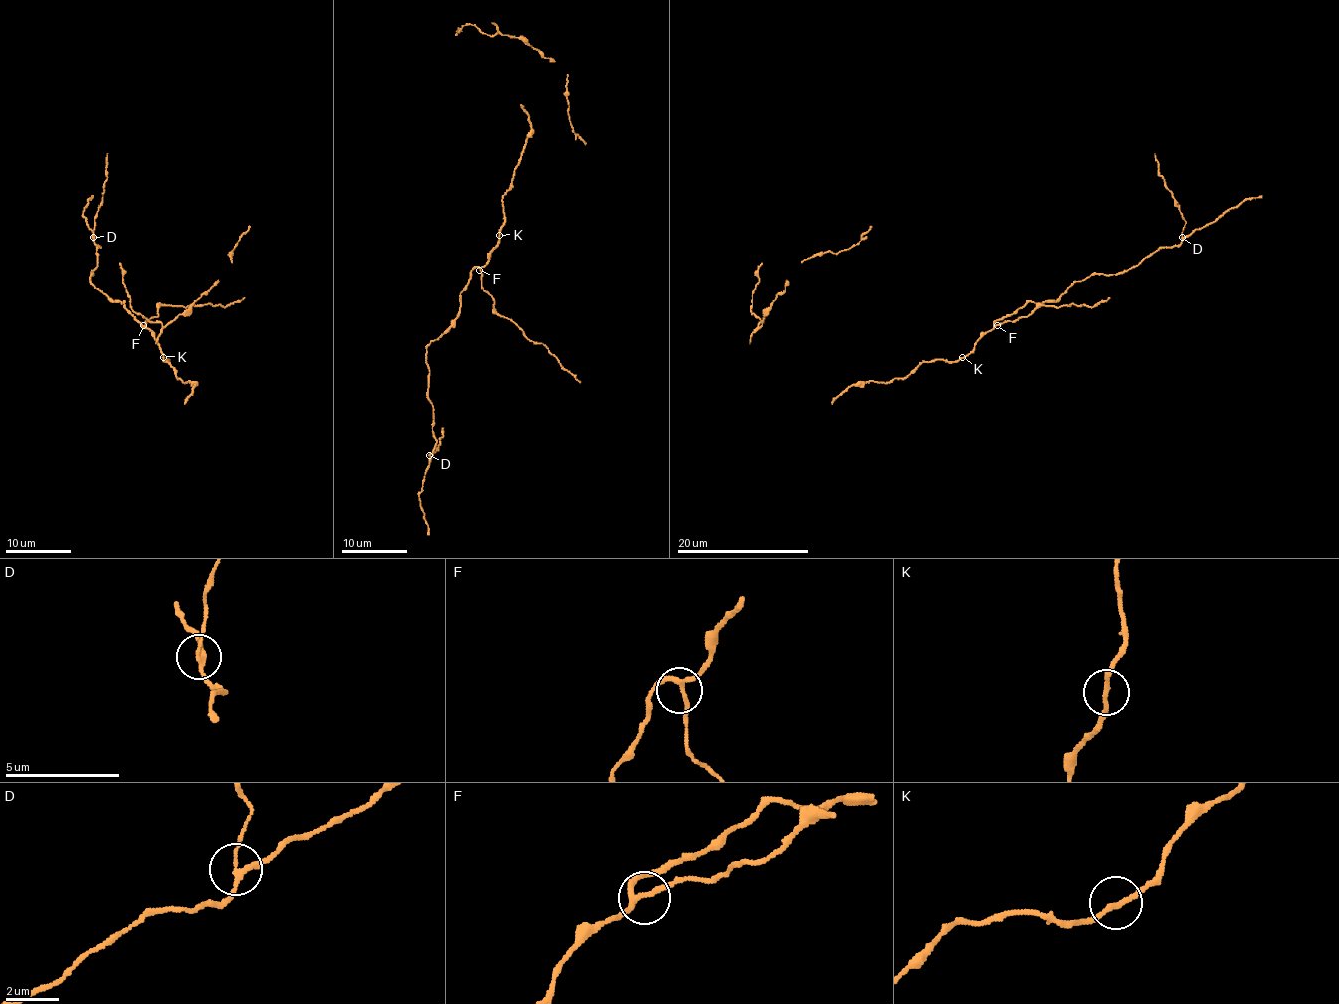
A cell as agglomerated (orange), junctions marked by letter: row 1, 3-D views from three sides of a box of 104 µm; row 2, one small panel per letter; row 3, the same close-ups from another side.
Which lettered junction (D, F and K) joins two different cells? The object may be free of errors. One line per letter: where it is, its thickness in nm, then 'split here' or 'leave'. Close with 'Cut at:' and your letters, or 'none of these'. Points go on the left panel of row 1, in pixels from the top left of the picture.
D: at (93, 237); 170 nm thick; split here
F: at (143, 325); 200 nm thick; leave
K: at (163, 357); 190 nm thick; leave
Cut at: D

